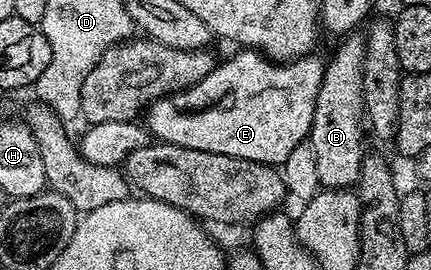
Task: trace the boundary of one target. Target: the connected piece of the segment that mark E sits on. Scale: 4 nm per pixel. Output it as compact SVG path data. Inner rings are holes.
M240 49L237 52L225 63L217 62L212 72L192 87L173 91L171 95L156 100L147 108L146 126L162 143L182 145L186 149L202 149L206 153L222 153L226 157L238 157L246 161L283 165L294 147L311 136L325 60L320 60L319 54L313 53L290 63L277 63L255 49Z

